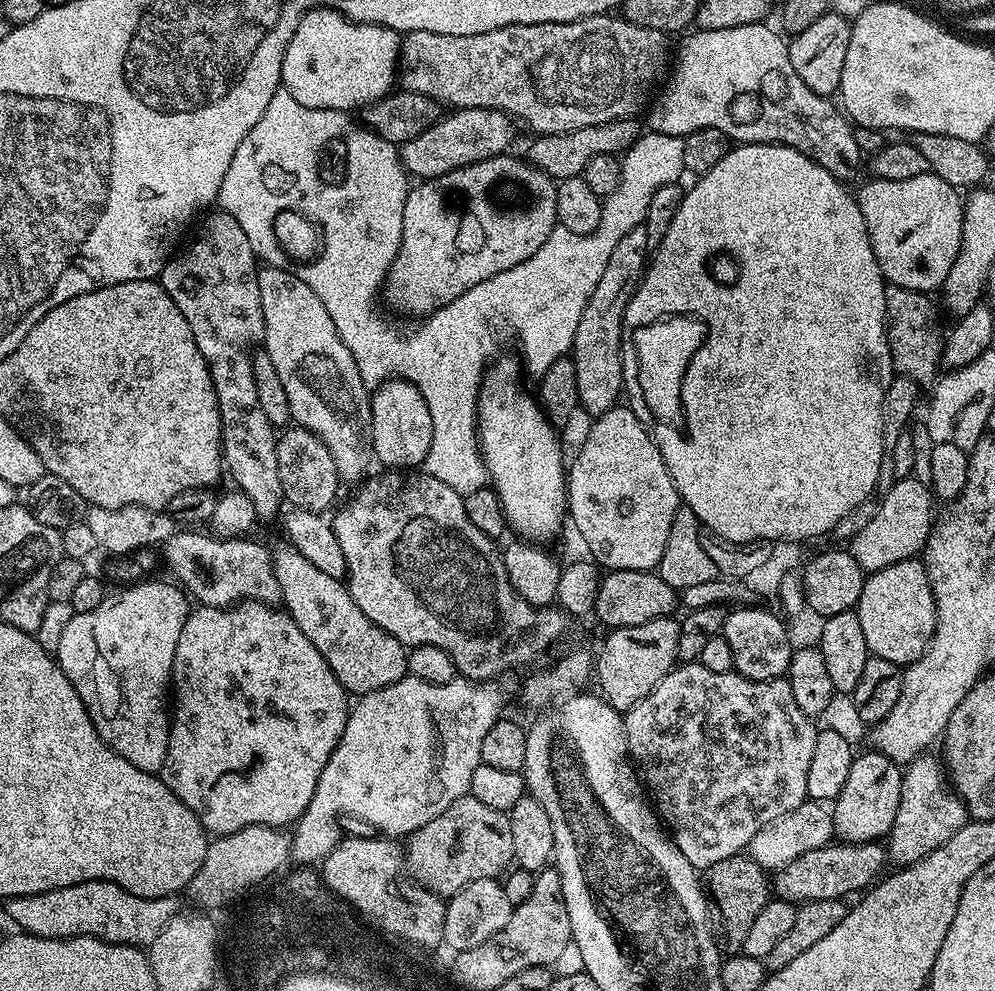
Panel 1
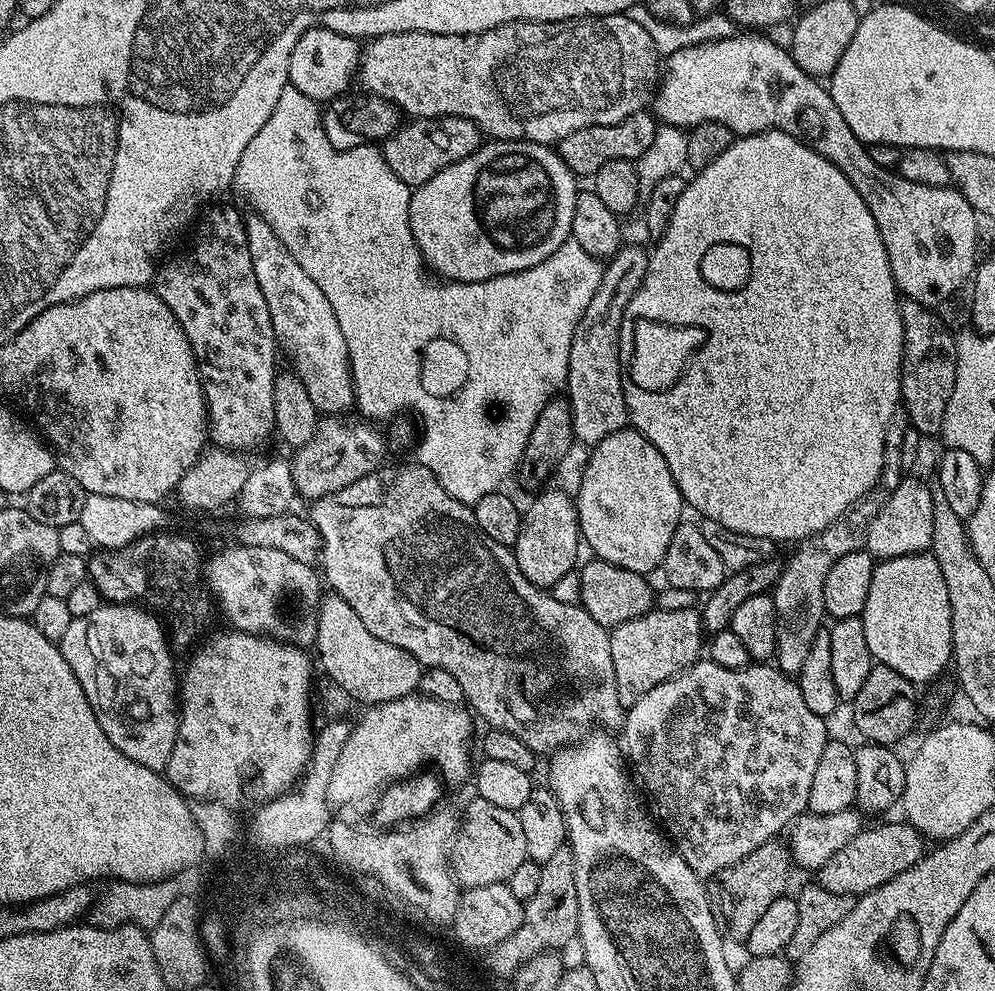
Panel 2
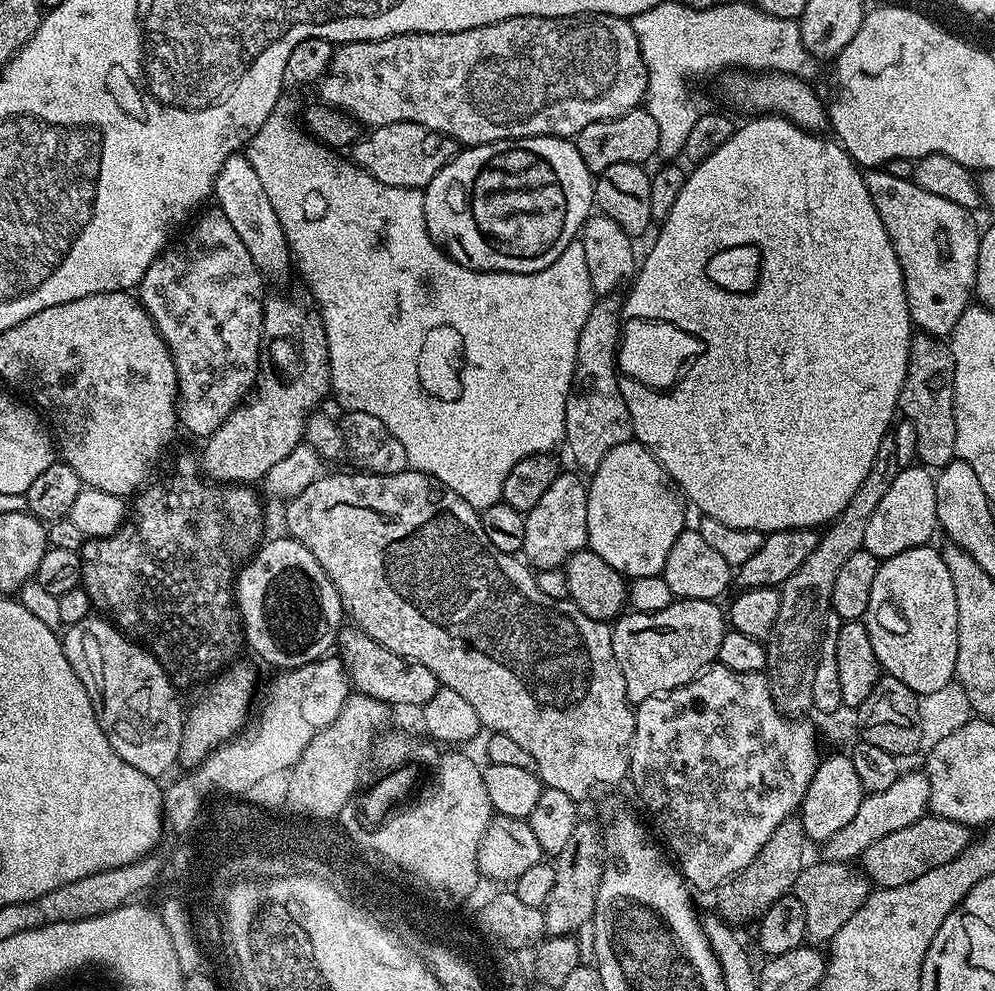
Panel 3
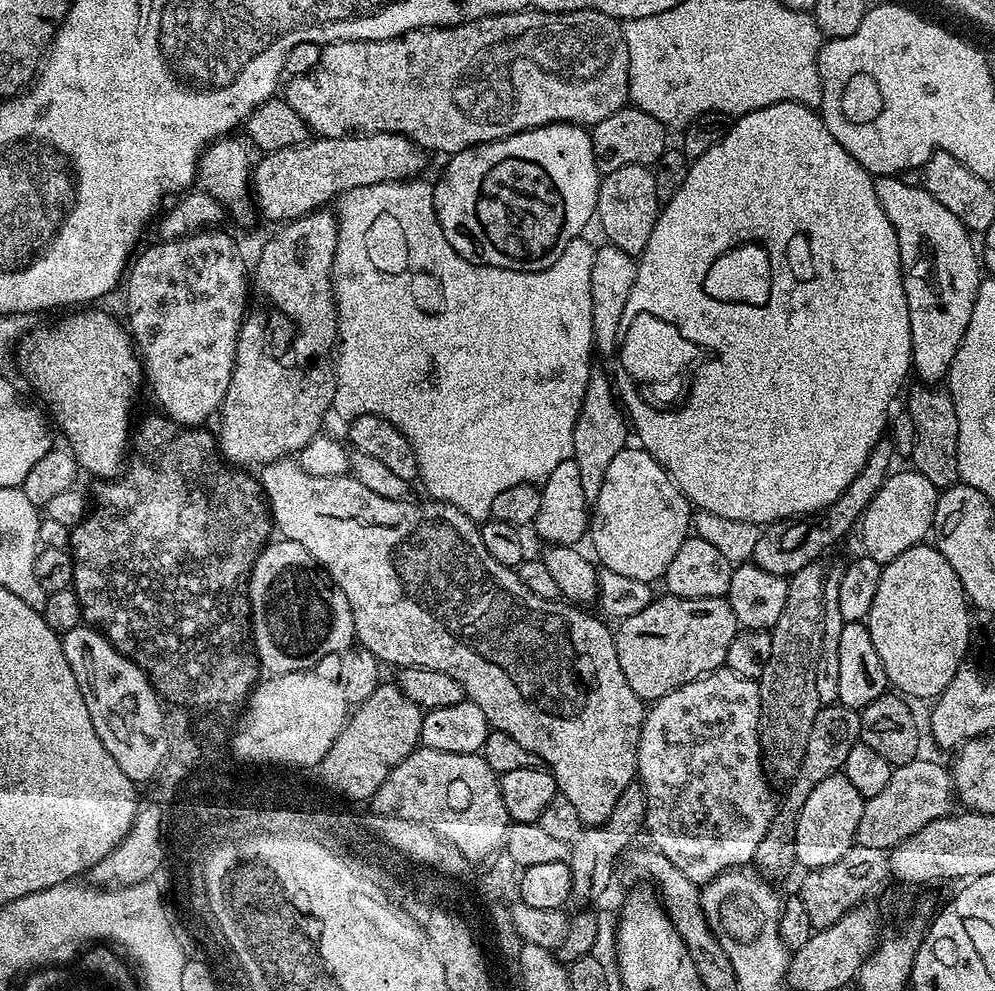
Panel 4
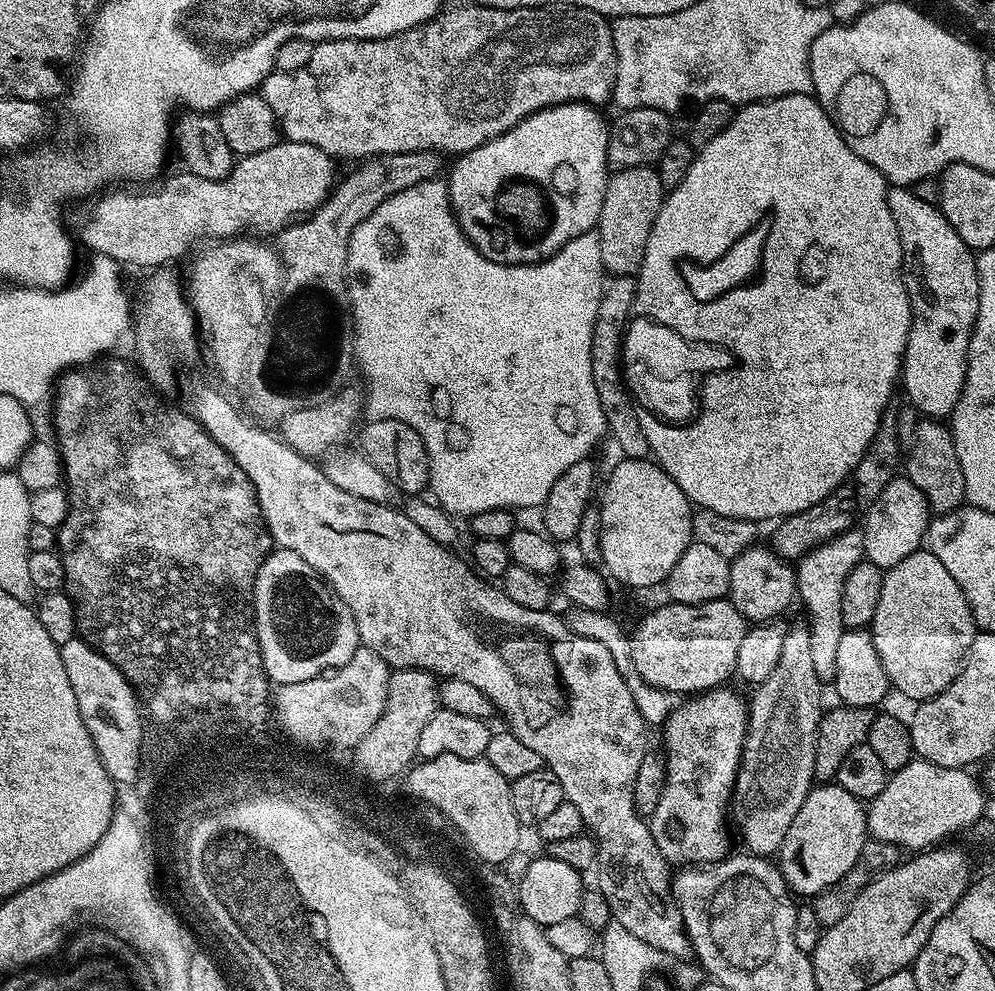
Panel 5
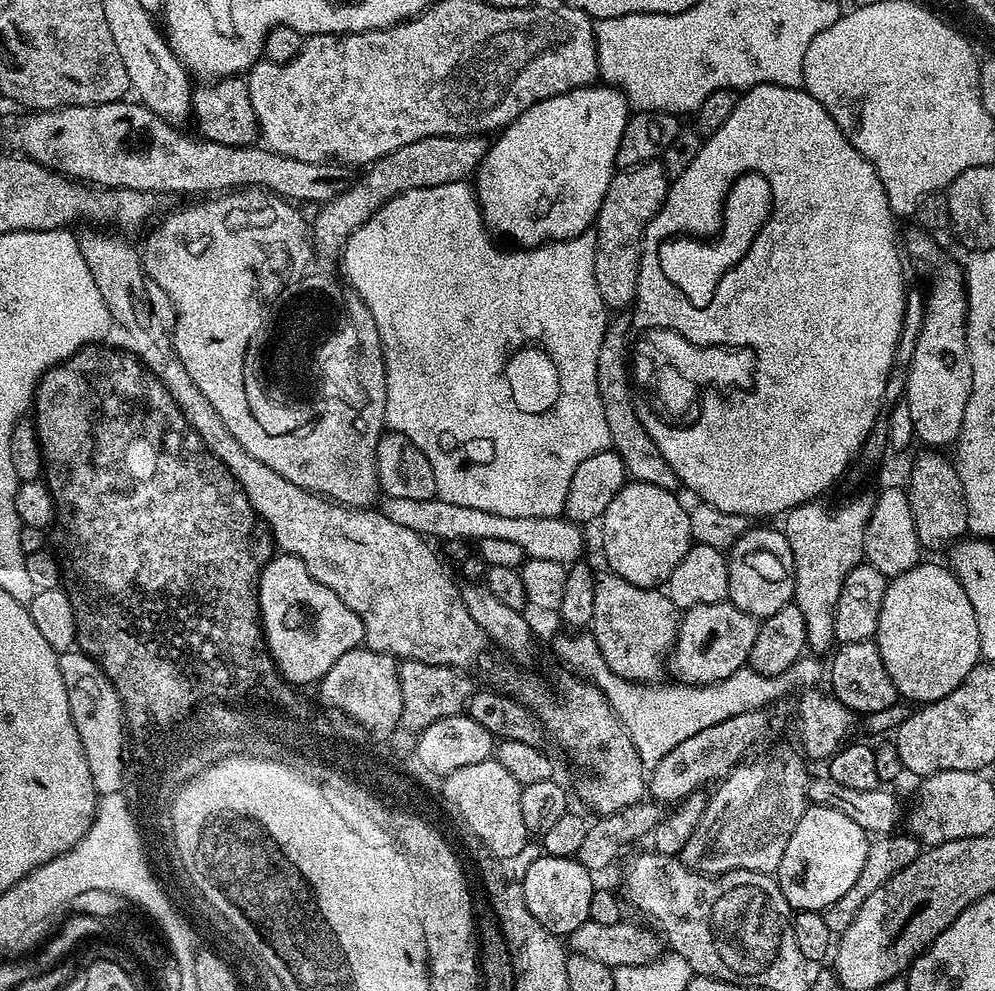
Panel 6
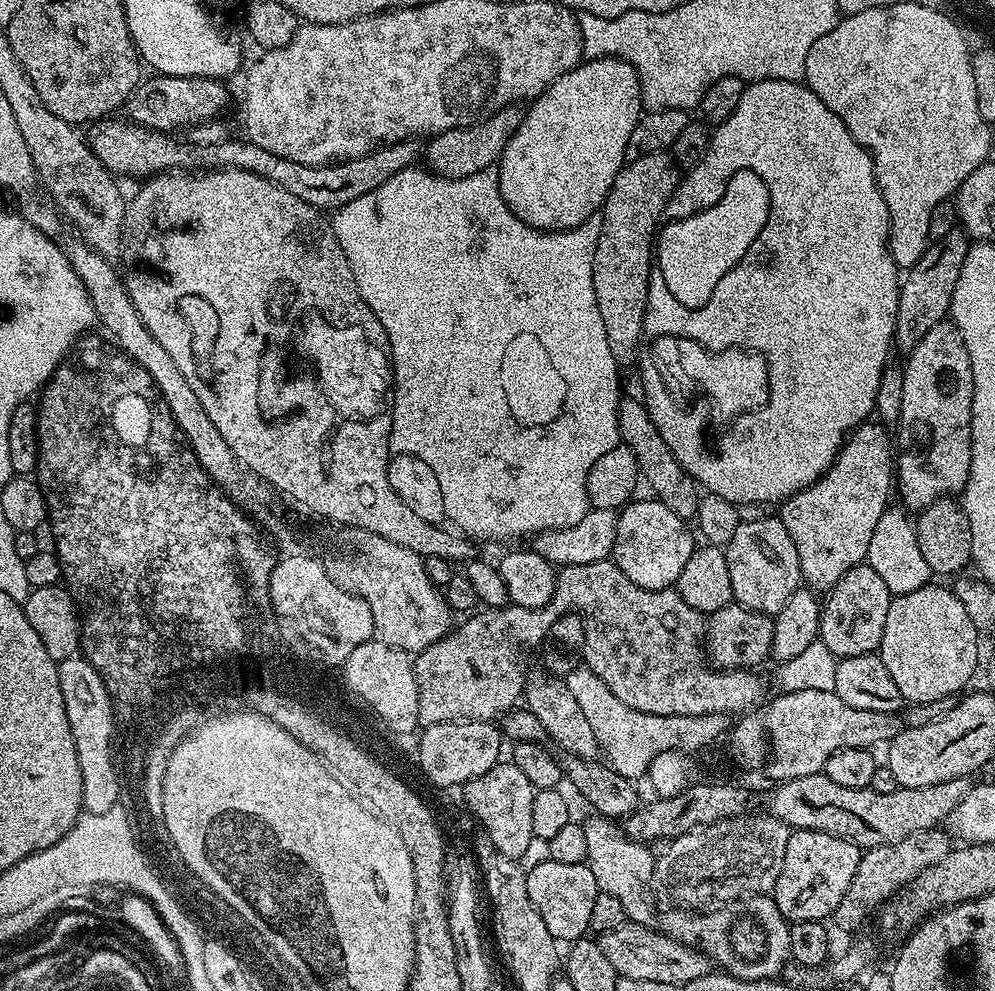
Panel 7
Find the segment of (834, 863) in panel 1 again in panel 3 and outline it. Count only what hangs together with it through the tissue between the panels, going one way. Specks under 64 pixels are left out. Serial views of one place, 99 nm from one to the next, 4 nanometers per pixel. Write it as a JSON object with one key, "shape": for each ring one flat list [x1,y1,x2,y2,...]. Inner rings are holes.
{"shape":[[926,814,918,822,902,826,902,830,886,834,886,838,878,838,878,842,874,842,863,854,863,871,867,872,869,881,876,888,906,886,922,878,926,870,934,870,934,866,946,866,946,862,958,858,958,854,962,854,962,850,966,850,974,839,973,833,968,832,971,832,969,825]]}

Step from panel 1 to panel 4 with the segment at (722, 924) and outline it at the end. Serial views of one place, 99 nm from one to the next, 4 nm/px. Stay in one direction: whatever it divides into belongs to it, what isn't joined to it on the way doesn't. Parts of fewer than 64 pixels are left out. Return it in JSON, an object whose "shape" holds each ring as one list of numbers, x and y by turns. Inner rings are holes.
{"shape":[[839,702,820,707,814,718,814,726,810,726,810,738,806,738,806,754,802,756,802,766,798,768,795,776,791,777,789,784,792,785,789,786,784,800,782,796,779,801,774,818,766,830,766,838,758,842,754,864,765,877,784,876,791,868,797,867,794,838,798,814,806,798,810,798,814,786,818,786,818,782,824,781,825,778,837,775,843,769,850,750,854,750,854,746,859,743,861,743,860,712,857,709,847,708,845,704]]}

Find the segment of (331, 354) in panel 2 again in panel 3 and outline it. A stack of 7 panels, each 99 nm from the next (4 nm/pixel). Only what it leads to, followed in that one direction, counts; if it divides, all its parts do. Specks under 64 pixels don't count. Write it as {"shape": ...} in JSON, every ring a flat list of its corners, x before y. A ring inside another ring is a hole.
{"shape":[[234,154,222,162,222,170,218,170,216,181,212,187,212,196,217,200,218,210,226,214,230,226,238,238,242,238,250,258,254,258,254,266,258,266,265,277,271,278,284,272,290,264,288,239,278,222,278,214,274,214,274,206,270,206,270,198,266,198,266,190,262,190,262,182,250,166,247,155]]}

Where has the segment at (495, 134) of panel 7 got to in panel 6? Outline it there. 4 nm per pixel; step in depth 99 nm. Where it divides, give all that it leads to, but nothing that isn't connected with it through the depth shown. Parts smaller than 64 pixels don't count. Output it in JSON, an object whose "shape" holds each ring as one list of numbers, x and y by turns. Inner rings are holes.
{"shape":[[483,135,475,136,427,136,418,142,410,142,397,152,383,157,367,169,360,181,335,200,328,201,319,209,316,224,320,227,320,240,328,252,339,253,348,243,348,237,371,218,381,204,388,203,409,188,433,188,469,179,484,163,489,141],[472,172,472,173,471,173],[468,175,470,175,468,177]]}

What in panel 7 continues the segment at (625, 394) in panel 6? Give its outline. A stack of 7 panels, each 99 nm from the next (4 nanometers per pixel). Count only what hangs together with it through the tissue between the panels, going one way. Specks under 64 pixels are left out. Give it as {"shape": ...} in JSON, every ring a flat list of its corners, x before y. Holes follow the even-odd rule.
{"shape":[[621,399,618,410,618,428,621,441,632,451,638,462,643,483,645,485,648,483,652,487,651,495,663,502,670,510,674,510,674,514,678,514,678,518,682,518,686,522,695,521,702,489,696,483,695,478,678,462,678,458,674,458,674,454,670,450,670,446,666,446,662,434,658,434,658,426,654,426,643,399]]}

